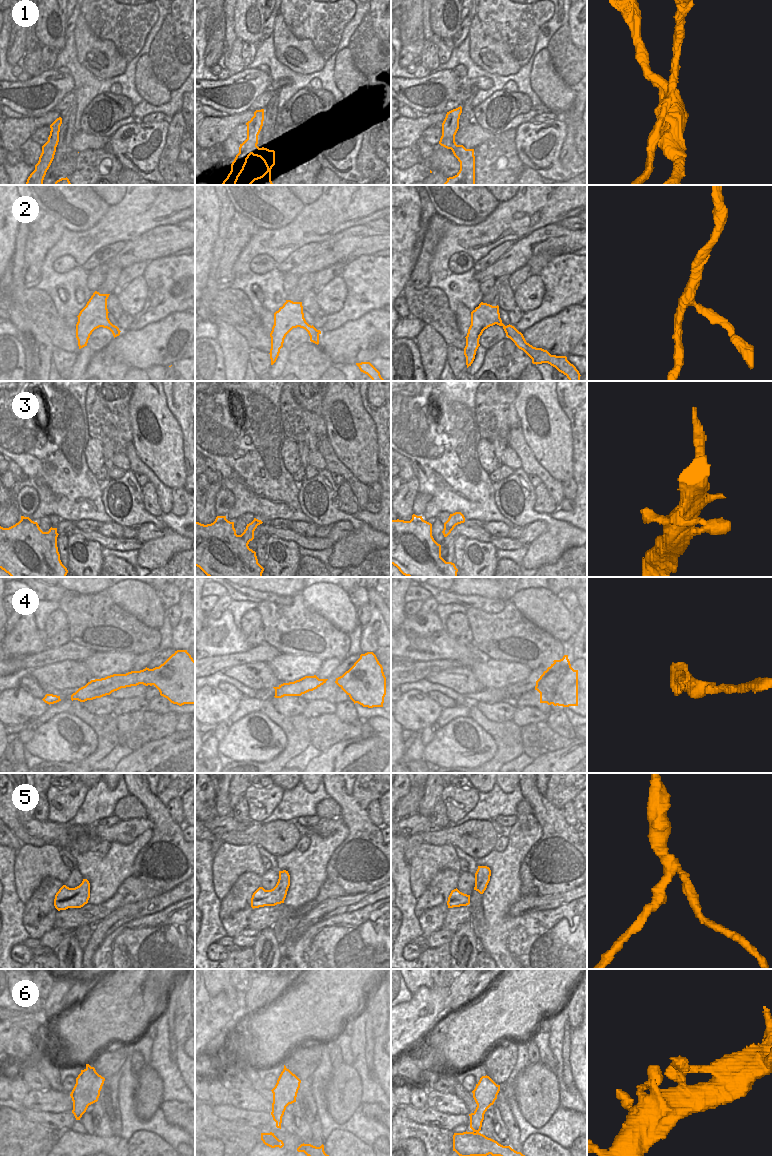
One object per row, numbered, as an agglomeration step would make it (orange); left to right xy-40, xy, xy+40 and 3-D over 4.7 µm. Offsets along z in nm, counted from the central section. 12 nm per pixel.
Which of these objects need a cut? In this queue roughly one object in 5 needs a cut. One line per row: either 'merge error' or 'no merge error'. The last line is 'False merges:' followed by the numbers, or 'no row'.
1: merge error
2: no merge error
3: no merge error
4: merge error
5: no merge error
6: no merge error
False merges: 1, 4

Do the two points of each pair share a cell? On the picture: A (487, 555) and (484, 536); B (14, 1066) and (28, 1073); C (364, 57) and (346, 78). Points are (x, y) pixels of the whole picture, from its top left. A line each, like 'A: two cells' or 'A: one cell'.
A: two cells
B: two cells
C: two cells

